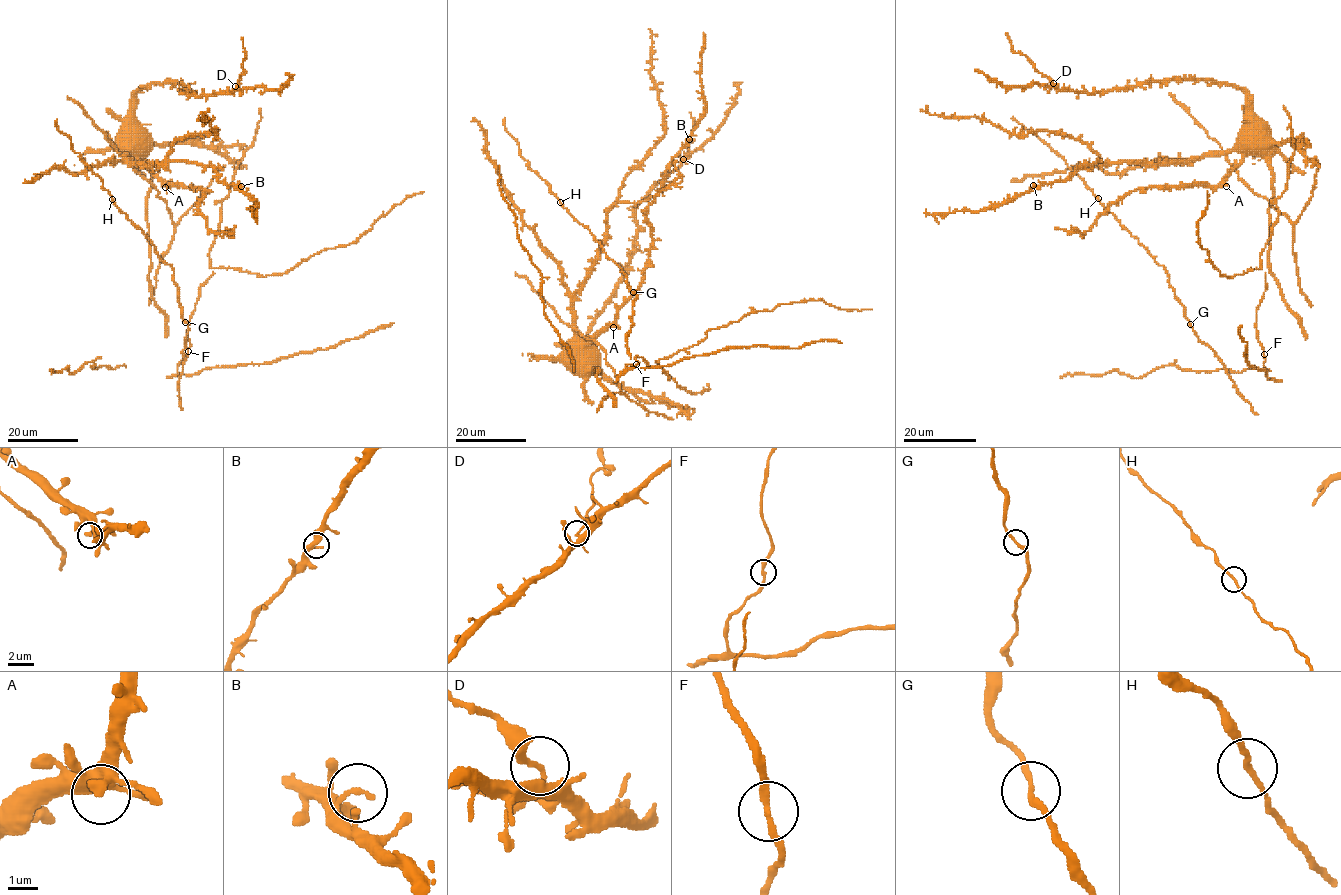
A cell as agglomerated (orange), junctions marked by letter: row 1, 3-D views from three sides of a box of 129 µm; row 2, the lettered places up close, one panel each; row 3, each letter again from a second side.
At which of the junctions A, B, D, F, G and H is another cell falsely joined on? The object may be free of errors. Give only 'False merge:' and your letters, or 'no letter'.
False merge: D

